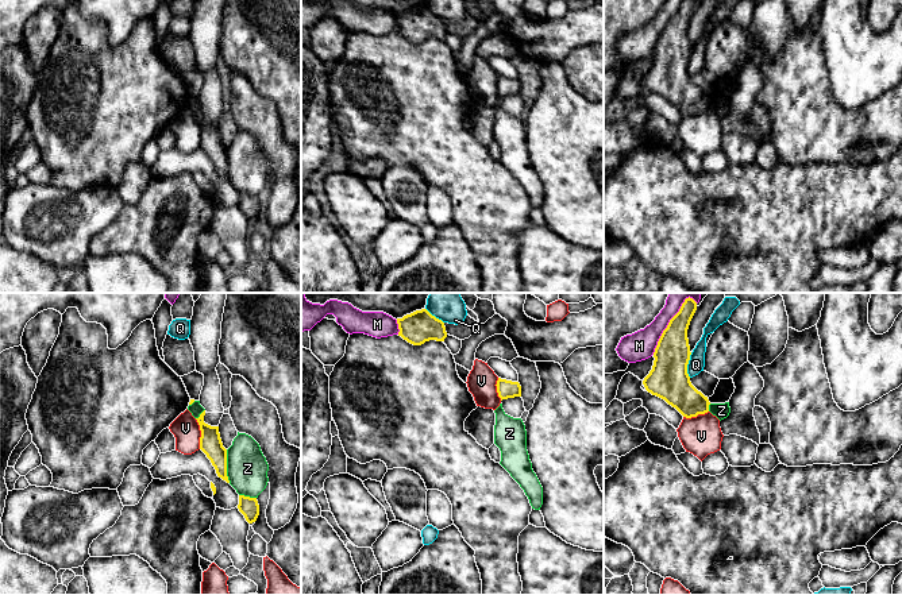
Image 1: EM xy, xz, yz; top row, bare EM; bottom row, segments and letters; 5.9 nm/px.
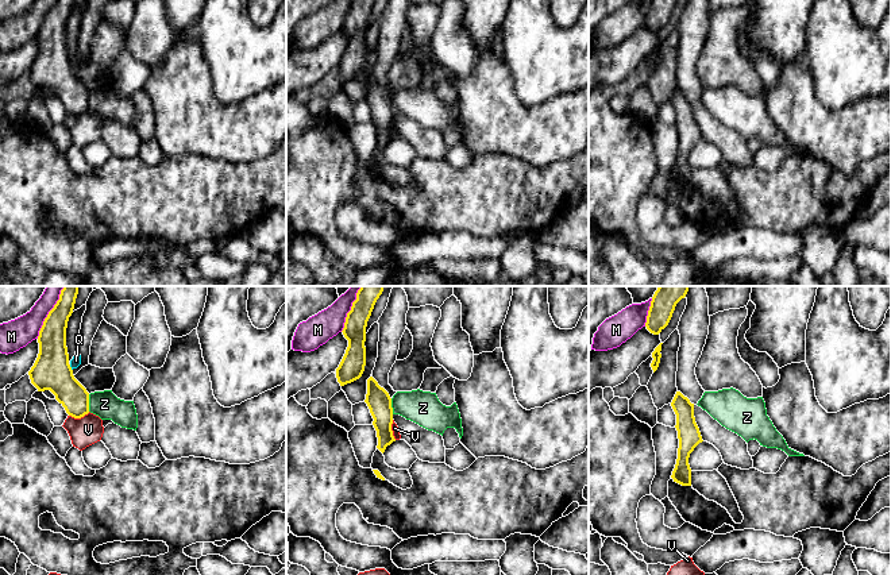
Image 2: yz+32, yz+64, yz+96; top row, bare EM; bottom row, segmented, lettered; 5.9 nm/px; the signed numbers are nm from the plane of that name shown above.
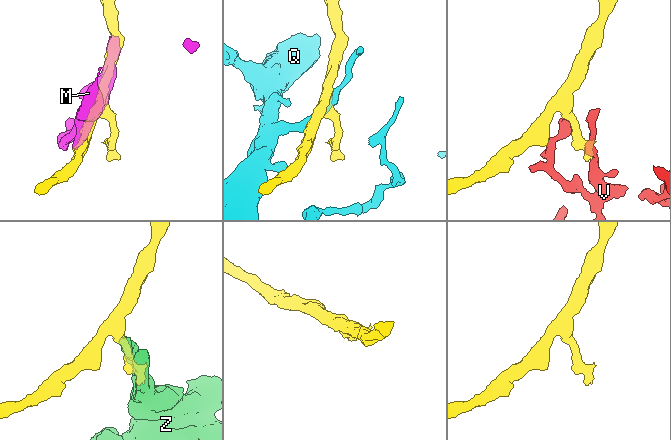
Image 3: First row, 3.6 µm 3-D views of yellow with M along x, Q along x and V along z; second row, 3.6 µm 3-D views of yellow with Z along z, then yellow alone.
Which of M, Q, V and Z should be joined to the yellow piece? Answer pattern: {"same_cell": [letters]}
{"same_cell": []}

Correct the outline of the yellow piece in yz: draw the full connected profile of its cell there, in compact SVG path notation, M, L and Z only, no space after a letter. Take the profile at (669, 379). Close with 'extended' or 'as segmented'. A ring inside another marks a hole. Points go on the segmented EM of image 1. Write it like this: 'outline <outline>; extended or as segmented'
outline M686 298L670 320L654 352L654 366L643 385L648 393L664 399L683 417L691 418L709 412L709 399L690 382L687 364L690 345L687 329L697 310L697 302Z; as segmented

